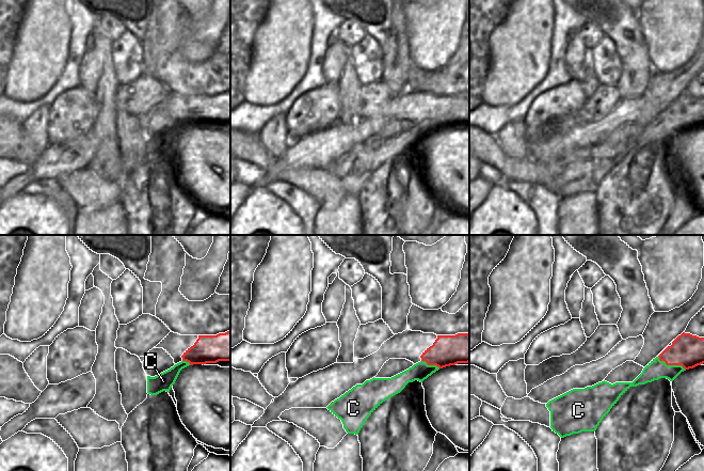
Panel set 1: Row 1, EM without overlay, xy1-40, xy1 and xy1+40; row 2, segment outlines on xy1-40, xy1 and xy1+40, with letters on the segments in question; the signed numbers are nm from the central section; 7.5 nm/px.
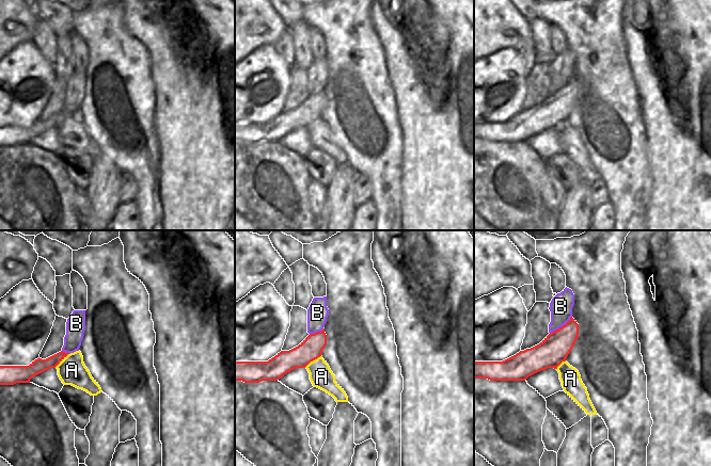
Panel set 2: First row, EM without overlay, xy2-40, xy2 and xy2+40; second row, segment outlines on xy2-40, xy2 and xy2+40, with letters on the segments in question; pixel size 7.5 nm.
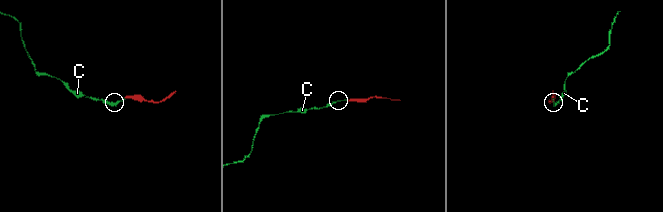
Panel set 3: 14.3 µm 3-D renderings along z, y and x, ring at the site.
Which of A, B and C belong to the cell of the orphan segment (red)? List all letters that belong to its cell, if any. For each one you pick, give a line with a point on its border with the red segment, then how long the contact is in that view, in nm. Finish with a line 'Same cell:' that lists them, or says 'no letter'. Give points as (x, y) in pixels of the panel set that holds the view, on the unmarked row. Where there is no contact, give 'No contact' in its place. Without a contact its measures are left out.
Same cell: no letter.

